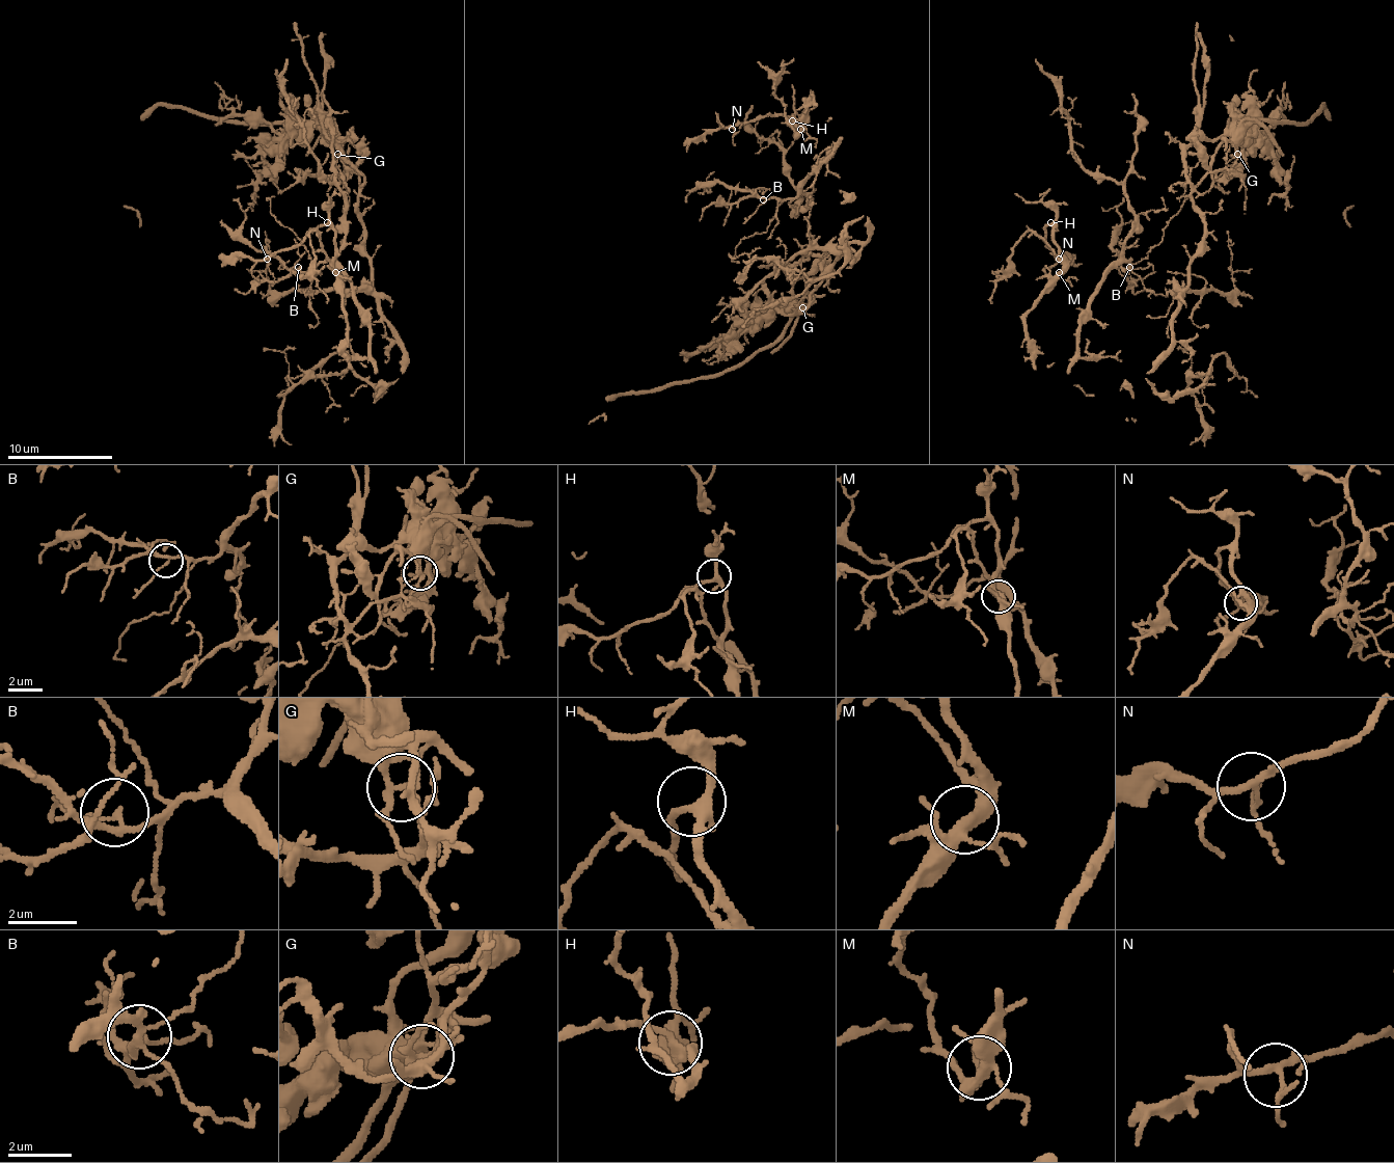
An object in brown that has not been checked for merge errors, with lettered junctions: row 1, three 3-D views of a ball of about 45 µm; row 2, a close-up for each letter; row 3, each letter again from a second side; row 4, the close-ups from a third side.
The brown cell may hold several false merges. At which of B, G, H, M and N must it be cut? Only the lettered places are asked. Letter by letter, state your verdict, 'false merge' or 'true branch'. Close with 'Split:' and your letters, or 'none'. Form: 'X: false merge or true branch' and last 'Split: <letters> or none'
B: true branch
G: false merge
H: true branch
M: true branch
N: true branch
Split: G

